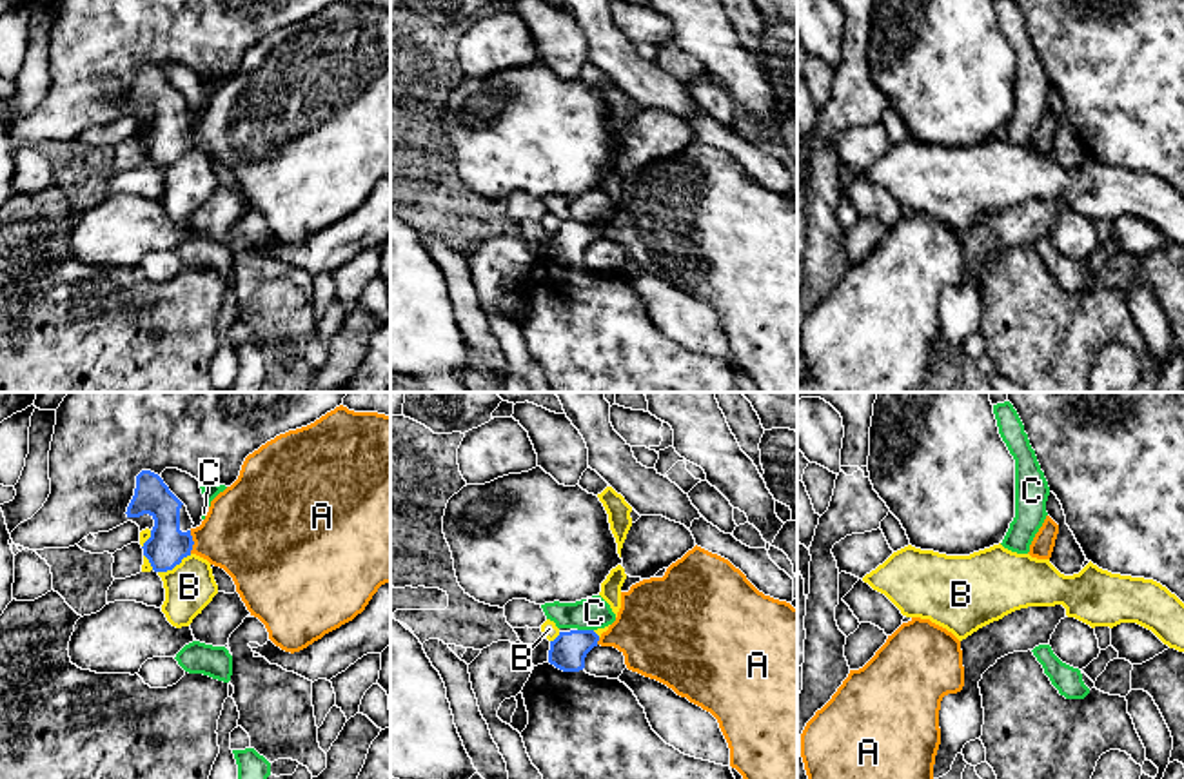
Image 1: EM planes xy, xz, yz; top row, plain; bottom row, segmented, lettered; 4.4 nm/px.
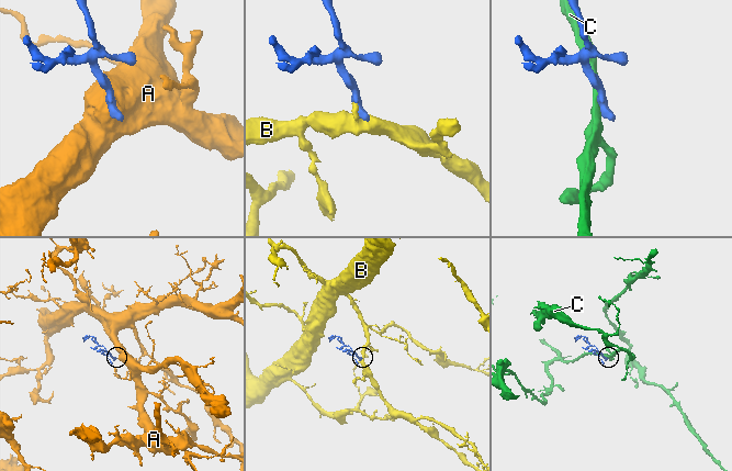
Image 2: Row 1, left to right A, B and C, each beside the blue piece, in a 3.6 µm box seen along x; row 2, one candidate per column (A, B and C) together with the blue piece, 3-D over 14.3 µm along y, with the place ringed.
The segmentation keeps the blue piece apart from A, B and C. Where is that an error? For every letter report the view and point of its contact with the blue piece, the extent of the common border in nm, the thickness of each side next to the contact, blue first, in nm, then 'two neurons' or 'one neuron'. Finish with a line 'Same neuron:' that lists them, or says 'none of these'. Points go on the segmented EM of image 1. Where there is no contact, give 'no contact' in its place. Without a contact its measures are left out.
A: contact xy (193, 542); length 100 nm; calibres 180 and 400 nm; one neuron
B: contact xy (175, 565); length 170 nm; calibres 180 and 220 nm; two neurons
C: contact xz (585, 631); length 70 nm; calibres 160 and 150 nm; two neurons
Same neuron: A

